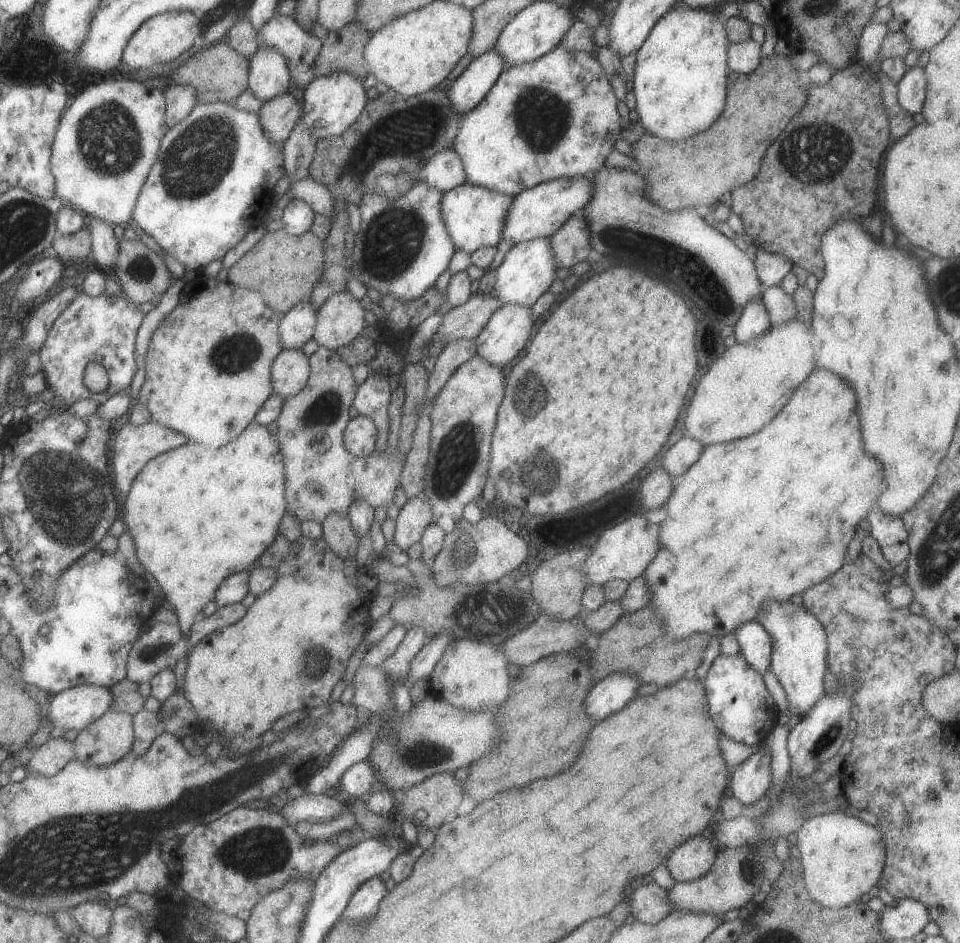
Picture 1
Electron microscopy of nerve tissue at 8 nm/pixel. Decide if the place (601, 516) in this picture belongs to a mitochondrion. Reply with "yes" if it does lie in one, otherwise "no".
no

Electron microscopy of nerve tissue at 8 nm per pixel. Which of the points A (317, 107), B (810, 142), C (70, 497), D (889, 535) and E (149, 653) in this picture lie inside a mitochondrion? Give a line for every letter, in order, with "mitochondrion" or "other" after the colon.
A: other
B: mitochondrion
C: mitochondrion
D: other
E: mitochondrion

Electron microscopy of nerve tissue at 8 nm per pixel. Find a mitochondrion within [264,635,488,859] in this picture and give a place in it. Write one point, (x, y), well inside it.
(418, 755)

